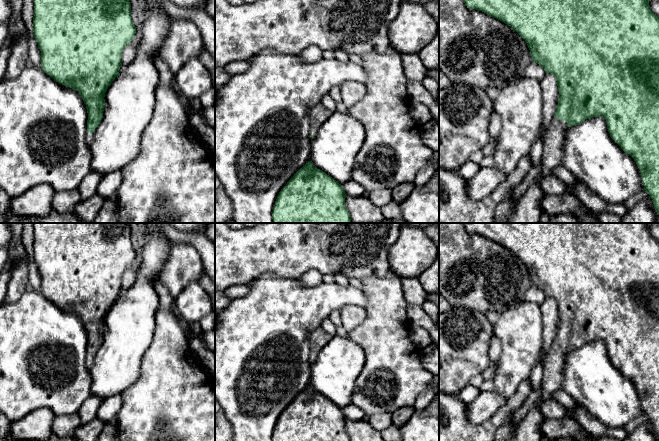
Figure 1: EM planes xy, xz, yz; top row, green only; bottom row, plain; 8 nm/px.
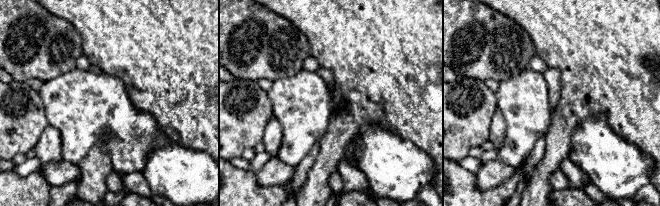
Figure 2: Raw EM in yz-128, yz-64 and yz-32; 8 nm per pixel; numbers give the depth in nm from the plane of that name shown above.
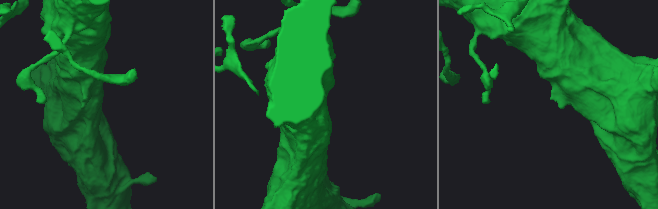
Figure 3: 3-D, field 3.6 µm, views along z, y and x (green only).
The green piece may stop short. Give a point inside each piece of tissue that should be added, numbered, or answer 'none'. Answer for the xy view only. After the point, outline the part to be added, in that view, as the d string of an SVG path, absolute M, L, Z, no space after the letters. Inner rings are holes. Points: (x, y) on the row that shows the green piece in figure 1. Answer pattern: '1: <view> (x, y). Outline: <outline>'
1: xy (89, 136). Outline: M87 132L86 135L85 135L85 142L88 146L91 145L92 141L94 139L94 132L91 133L91 132Z

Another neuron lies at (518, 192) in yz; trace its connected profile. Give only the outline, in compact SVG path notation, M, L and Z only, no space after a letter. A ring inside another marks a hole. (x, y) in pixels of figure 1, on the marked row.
M540 163L536 166L533 166L525 175L522 182L514 189L513 197L516 199L520 199L523 196L523 194L527 191L530 184L536 179L540 171L541 171Z

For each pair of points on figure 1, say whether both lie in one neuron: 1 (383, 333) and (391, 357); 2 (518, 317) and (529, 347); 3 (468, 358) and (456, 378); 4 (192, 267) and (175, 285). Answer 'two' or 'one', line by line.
1: one
2: one
3: one
4: one

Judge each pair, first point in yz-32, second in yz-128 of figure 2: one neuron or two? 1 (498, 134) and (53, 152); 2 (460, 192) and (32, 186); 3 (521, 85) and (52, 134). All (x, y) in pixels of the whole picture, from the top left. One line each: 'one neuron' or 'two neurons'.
1: one neuron
2: one neuron
3: two neurons

